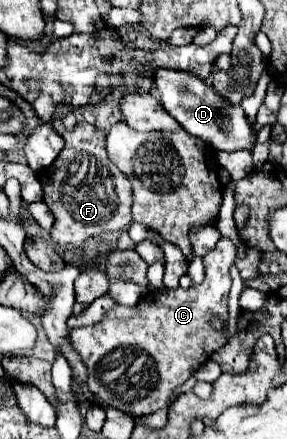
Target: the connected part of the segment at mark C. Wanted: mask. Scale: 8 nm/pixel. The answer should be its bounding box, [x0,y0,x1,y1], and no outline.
[70,237,236,415]

